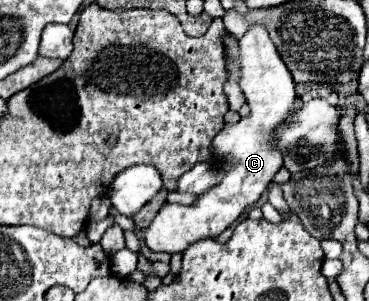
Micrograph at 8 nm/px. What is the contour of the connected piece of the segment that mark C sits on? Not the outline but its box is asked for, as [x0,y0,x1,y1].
[109,24,296,252]

